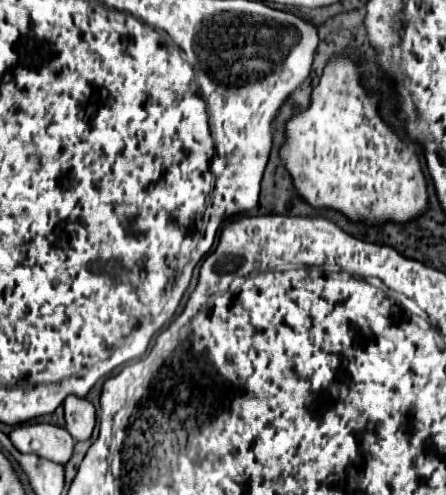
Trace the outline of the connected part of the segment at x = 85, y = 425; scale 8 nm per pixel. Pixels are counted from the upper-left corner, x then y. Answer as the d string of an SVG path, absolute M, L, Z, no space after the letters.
M68 395L64 401L66 413L66 431L72 435L74 441L88 441L94 431L96 411L88 399Z

